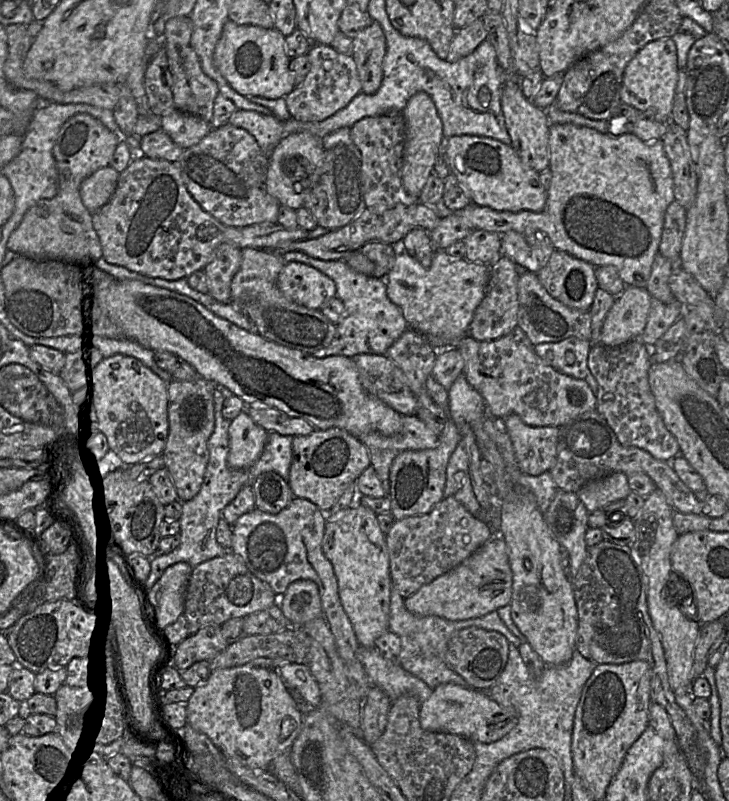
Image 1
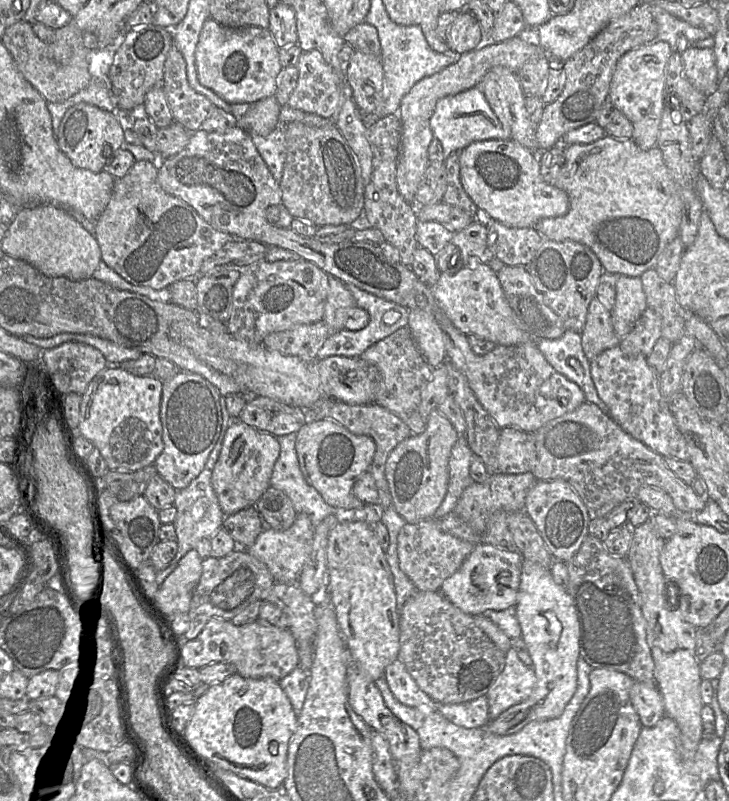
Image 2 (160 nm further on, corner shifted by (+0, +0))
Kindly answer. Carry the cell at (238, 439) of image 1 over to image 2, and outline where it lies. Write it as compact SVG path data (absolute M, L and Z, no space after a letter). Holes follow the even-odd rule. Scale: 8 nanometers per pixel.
M239 420L233 421L227 429L211 477L212 487L225 517L256 504L271 486L270 479L279 453L280 444L276 436Z

